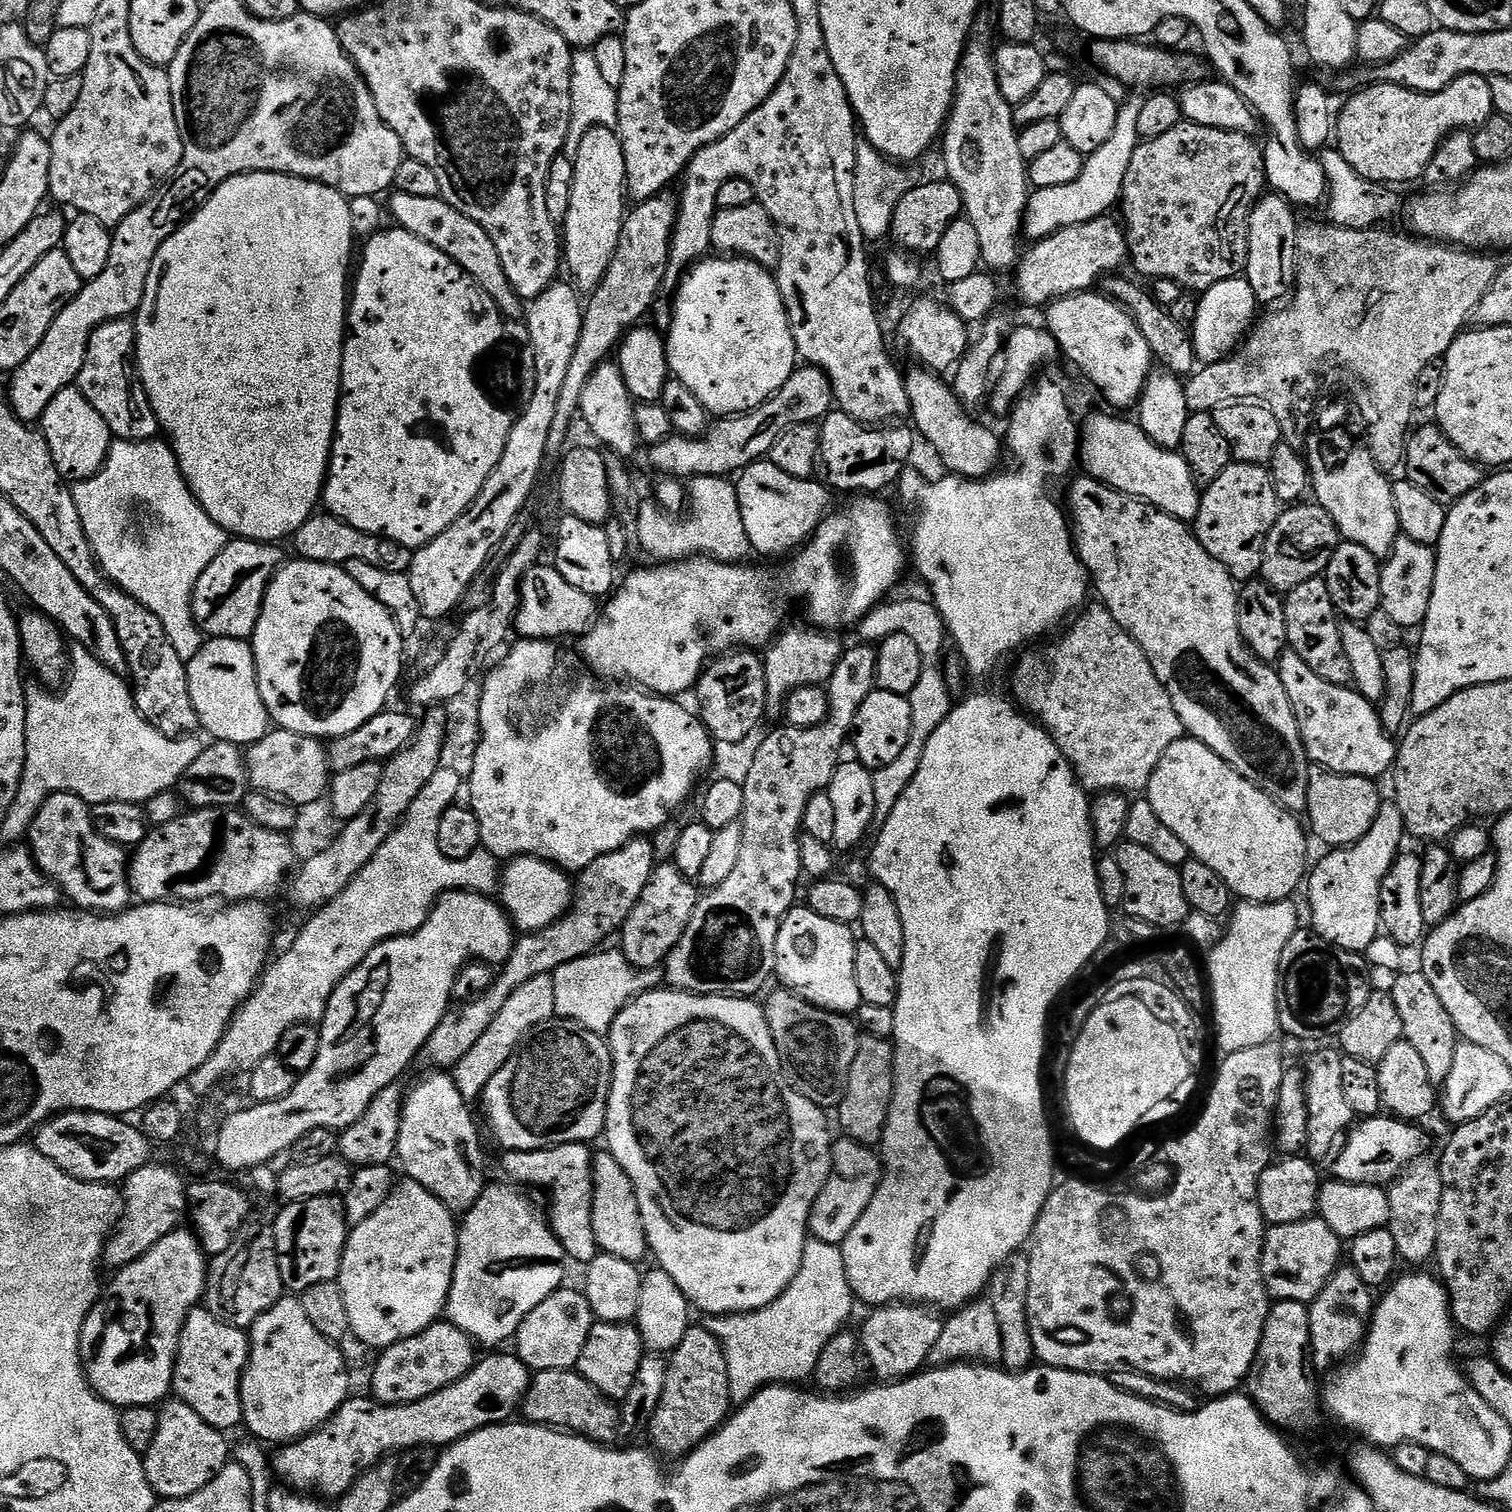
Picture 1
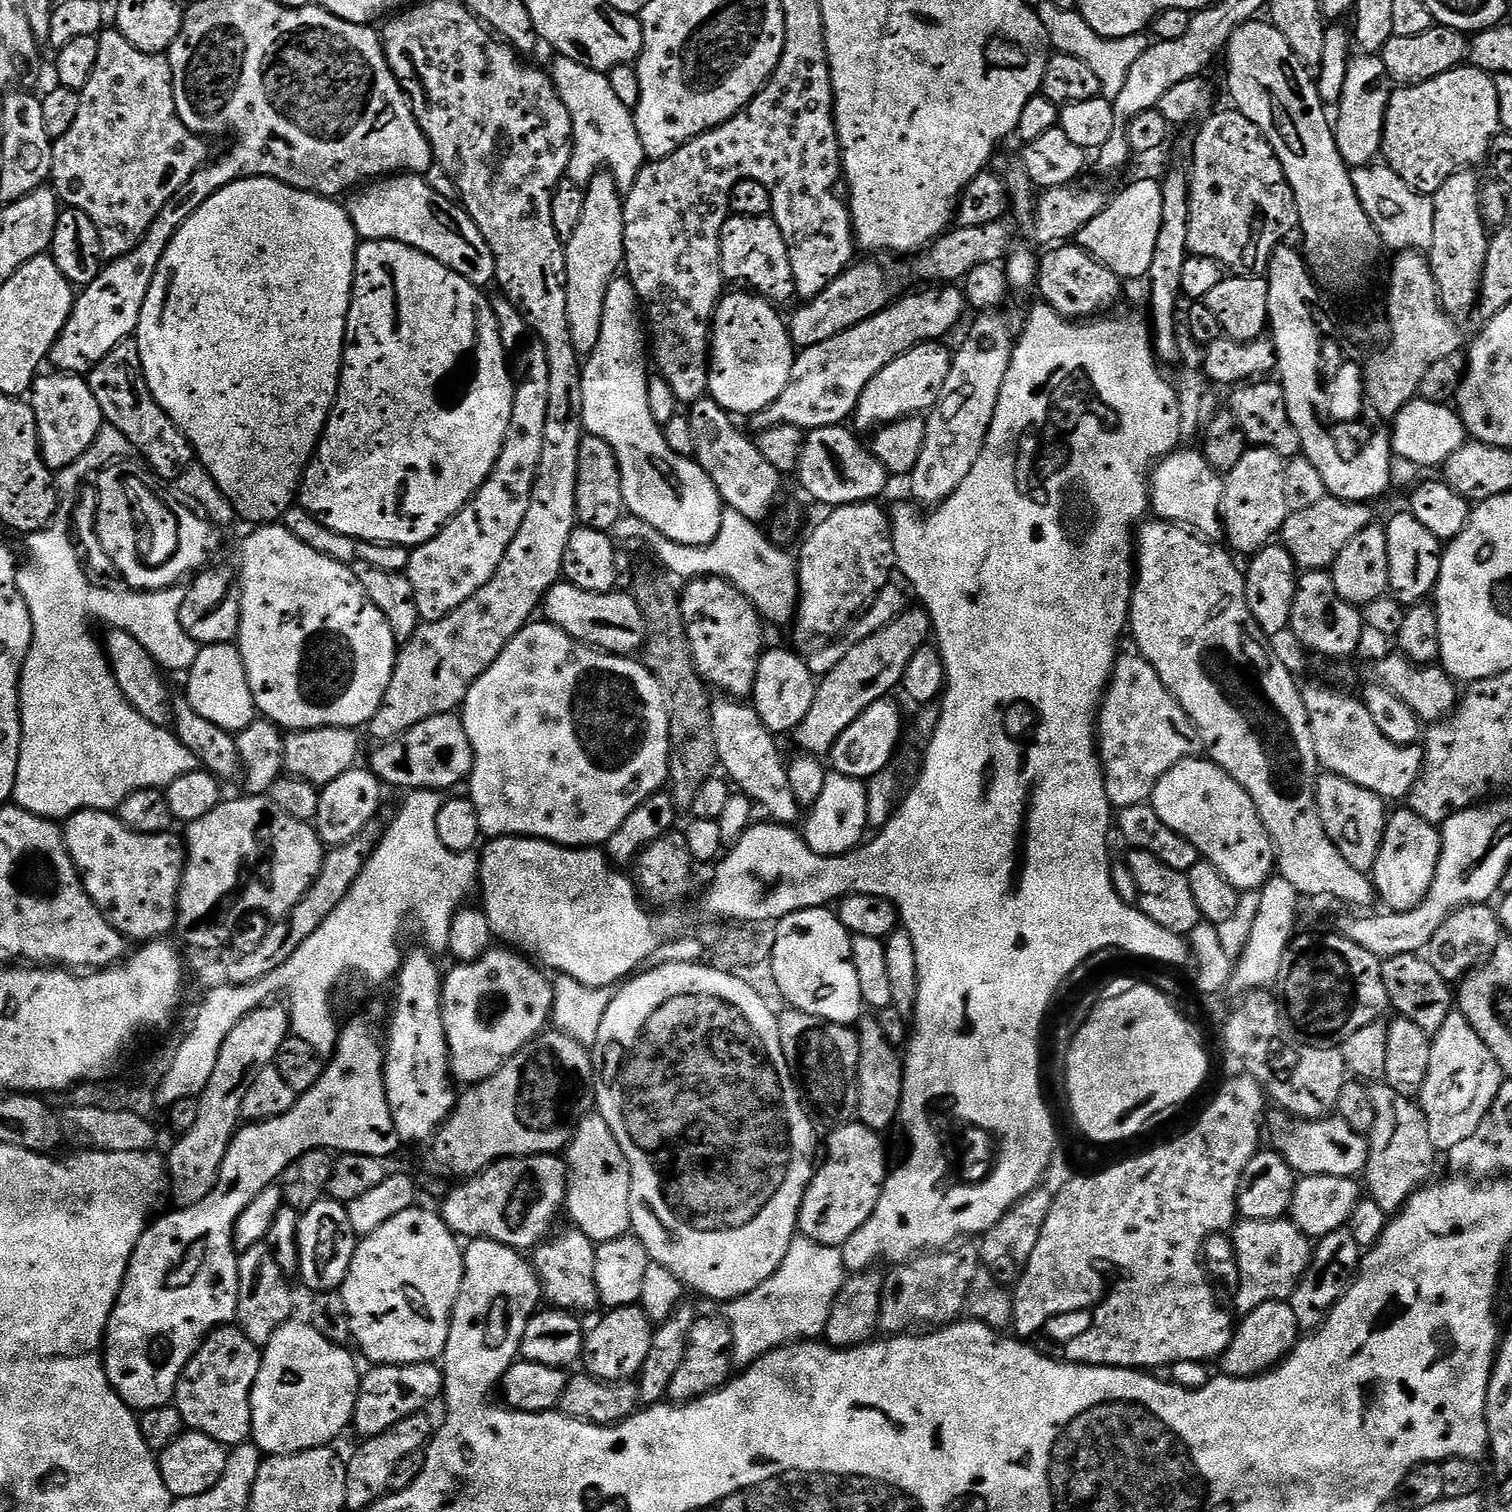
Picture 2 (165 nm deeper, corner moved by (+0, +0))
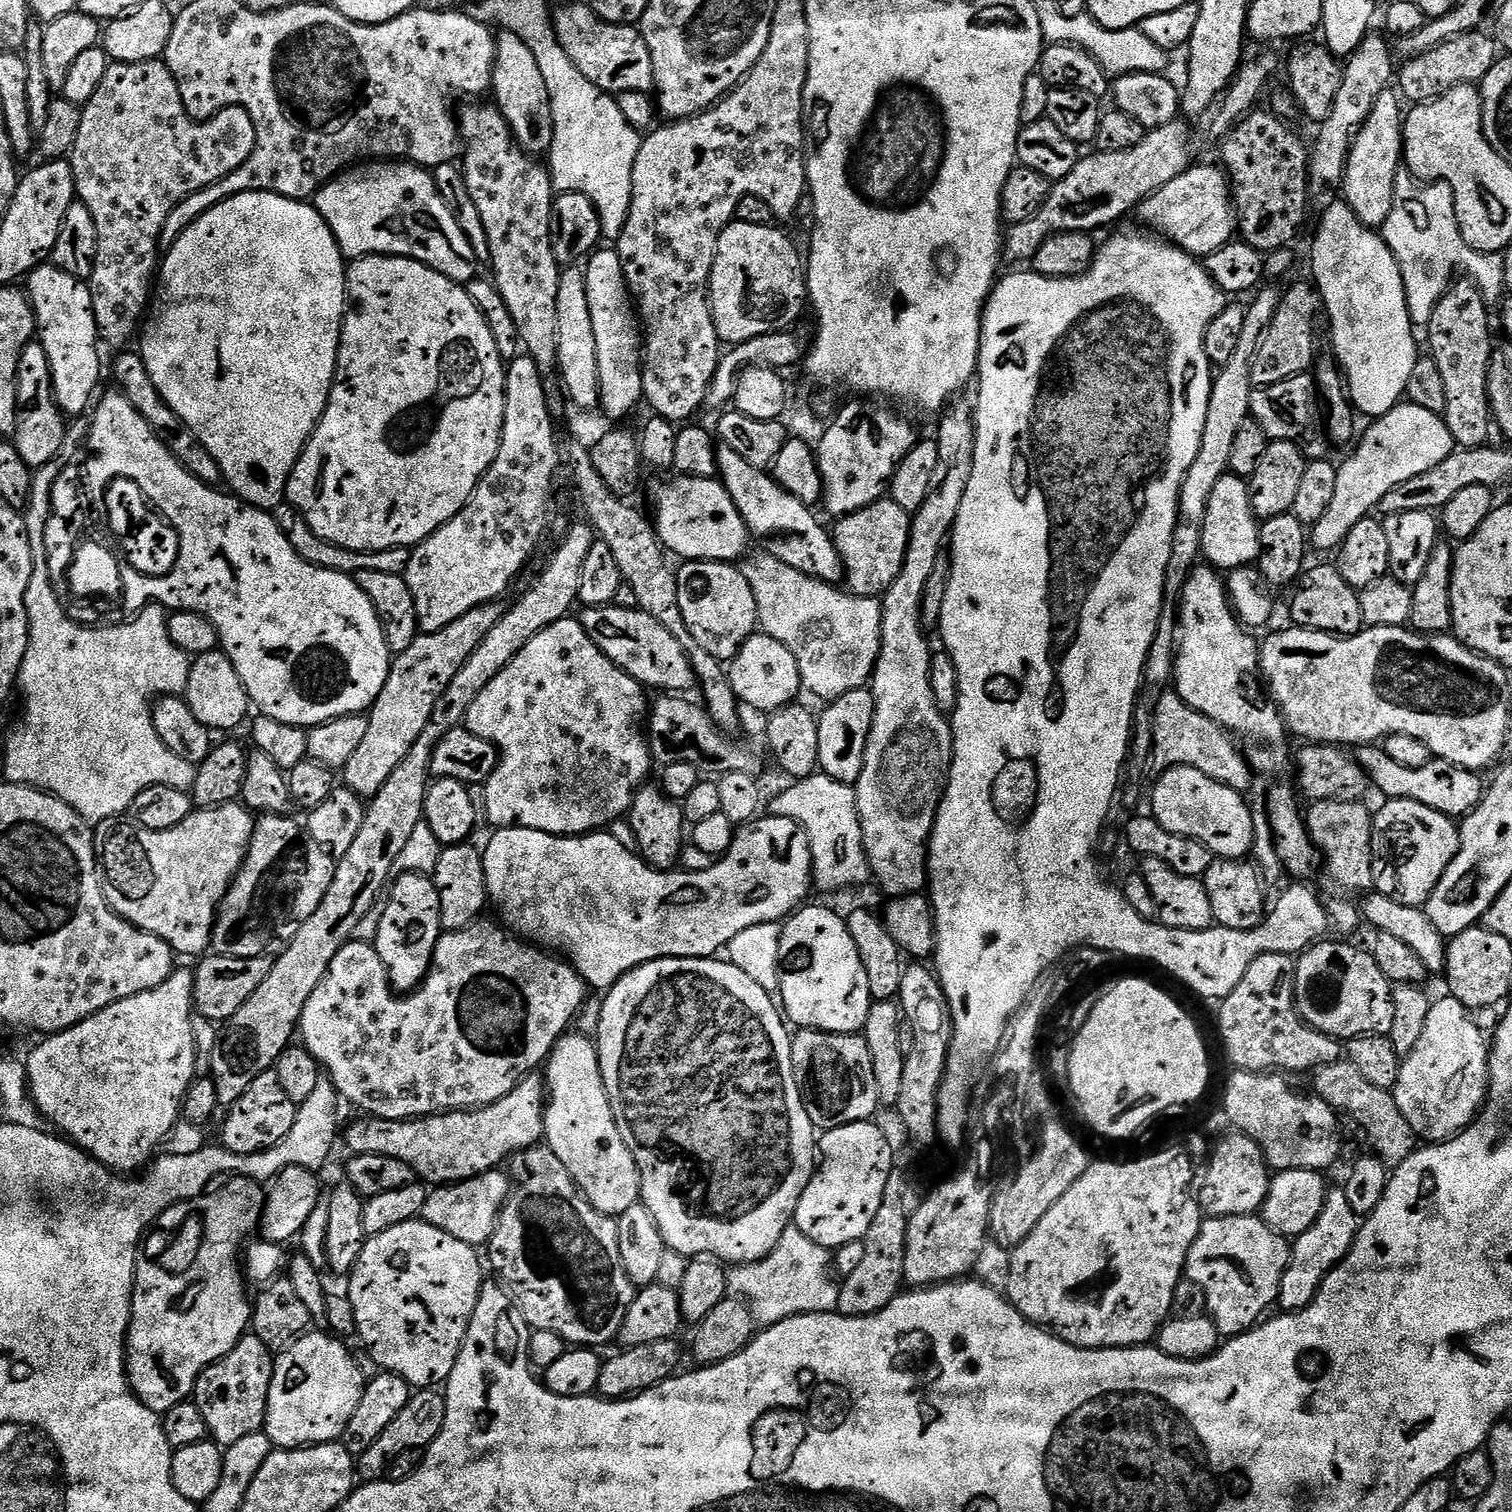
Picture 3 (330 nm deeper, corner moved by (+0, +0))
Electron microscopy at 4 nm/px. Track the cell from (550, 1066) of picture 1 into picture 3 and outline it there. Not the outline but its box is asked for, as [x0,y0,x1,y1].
[347,1074,546,1186]

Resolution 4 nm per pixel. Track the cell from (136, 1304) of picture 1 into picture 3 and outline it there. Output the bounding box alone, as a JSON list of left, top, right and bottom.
[126,1176,264,1413]

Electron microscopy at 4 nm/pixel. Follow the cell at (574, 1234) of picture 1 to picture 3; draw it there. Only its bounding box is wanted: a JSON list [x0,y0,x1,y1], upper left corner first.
[422,1170,510,1246]

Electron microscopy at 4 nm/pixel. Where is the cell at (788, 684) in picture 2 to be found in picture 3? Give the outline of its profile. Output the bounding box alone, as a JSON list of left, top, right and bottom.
[727,634,801,714]

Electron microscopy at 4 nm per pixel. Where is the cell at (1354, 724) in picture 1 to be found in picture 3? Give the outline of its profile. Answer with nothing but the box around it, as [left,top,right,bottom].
[1358,746,1485,818]

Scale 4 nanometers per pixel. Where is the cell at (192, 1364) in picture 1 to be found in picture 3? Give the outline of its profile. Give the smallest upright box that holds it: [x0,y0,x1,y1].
[194,1334,274,1446]

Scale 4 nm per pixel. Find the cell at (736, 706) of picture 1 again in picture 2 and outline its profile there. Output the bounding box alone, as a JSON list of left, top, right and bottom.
[679,576,766,697]

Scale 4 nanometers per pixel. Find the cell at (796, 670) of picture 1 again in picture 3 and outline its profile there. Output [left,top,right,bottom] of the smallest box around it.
[835,498,912,598]

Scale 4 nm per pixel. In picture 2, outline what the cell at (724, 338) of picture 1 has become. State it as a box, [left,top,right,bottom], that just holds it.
[708,290,797,418]

